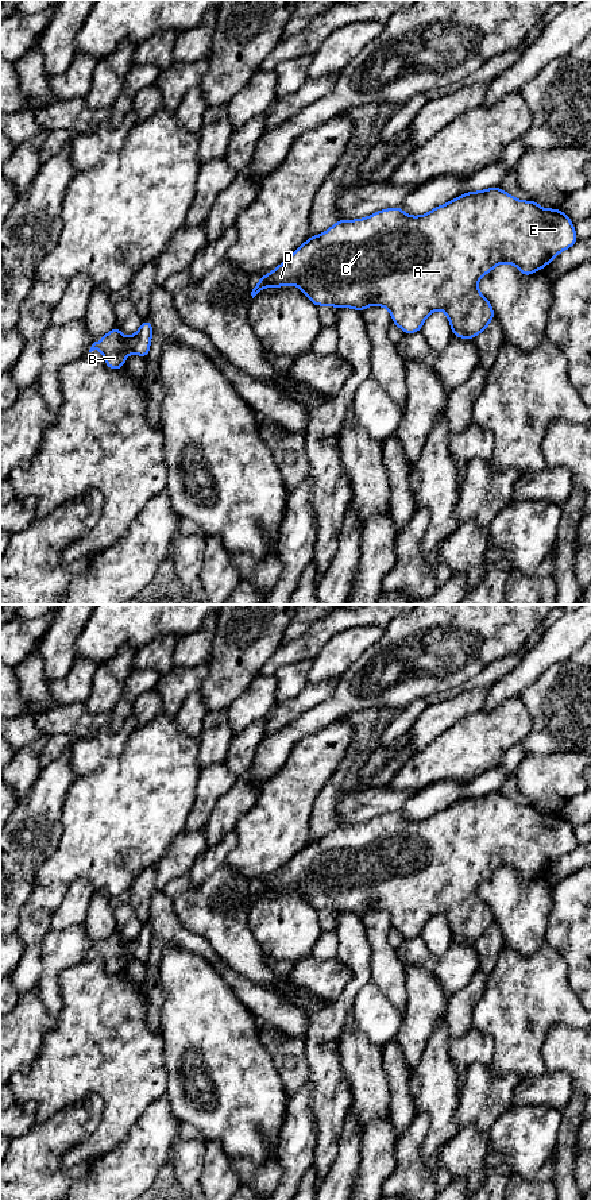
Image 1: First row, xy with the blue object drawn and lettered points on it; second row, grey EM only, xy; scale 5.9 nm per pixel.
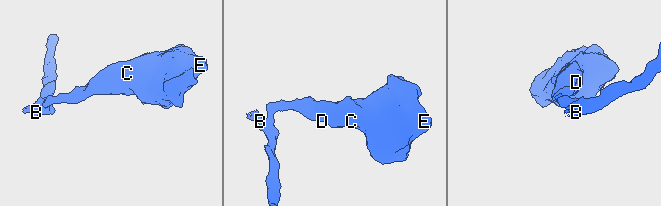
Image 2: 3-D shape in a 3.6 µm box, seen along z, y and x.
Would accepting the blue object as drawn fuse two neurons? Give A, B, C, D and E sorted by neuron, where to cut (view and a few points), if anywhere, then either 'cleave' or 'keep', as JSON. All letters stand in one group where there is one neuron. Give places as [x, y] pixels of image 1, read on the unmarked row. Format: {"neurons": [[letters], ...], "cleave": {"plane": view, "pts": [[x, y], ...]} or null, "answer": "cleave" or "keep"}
{"neurons": [["A", "B", "C", "D", "E"]], "cleave": null, "answer": "keep"}

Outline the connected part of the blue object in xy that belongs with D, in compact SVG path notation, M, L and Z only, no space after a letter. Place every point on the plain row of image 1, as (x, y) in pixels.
M494 791L466 796L422 821L407 821L401 811L397 811L359 825L340 823L324 838L309 841L277 873L258 883L251 900L254 903L269 891L297 890L316 911L344 911L359 917L370 910L385 911L390 915L393 927L406 939L420 937L425 923L441 914L448 921L453 941L475 944L494 925L490 906L478 894L478 885L483 880L497 869L511 868L528 881L548 871L556 860L578 845L572 825L559 813L544 814L537 806L517 804L499 791Z

